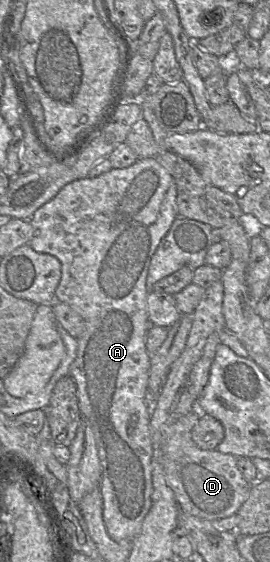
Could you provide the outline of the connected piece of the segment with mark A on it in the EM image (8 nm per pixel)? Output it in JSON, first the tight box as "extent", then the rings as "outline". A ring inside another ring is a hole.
{"extent":[28,157,177,540],"outline":[[[155,157],[139,158],[126,168],[112,168],[96,177],[84,177],[74,180],[60,189],[54,198],[38,208],[28,219],[33,227],[33,235],[28,245],[36,252],[55,256],[62,265],[61,279],[55,291],[55,301],[63,302],[73,307],[84,320],[84,331],[77,338],[77,355],[72,362],[69,375],[77,387],[77,397],[81,415],[91,424],[95,436],[98,457],[101,465],[101,480],[99,487],[103,500],[103,520],[109,535],[114,540],[133,540],[141,531],[142,523],[152,505],[152,440],[150,431],[151,407],[146,401],[151,354],[146,349],[146,336],[151,326],[147,311],[147,295],[151,288],[147,286],[147,274],[151,258],[160,241],[167,234],[177,217],[177,188],[173,177],[157,161]]]}

